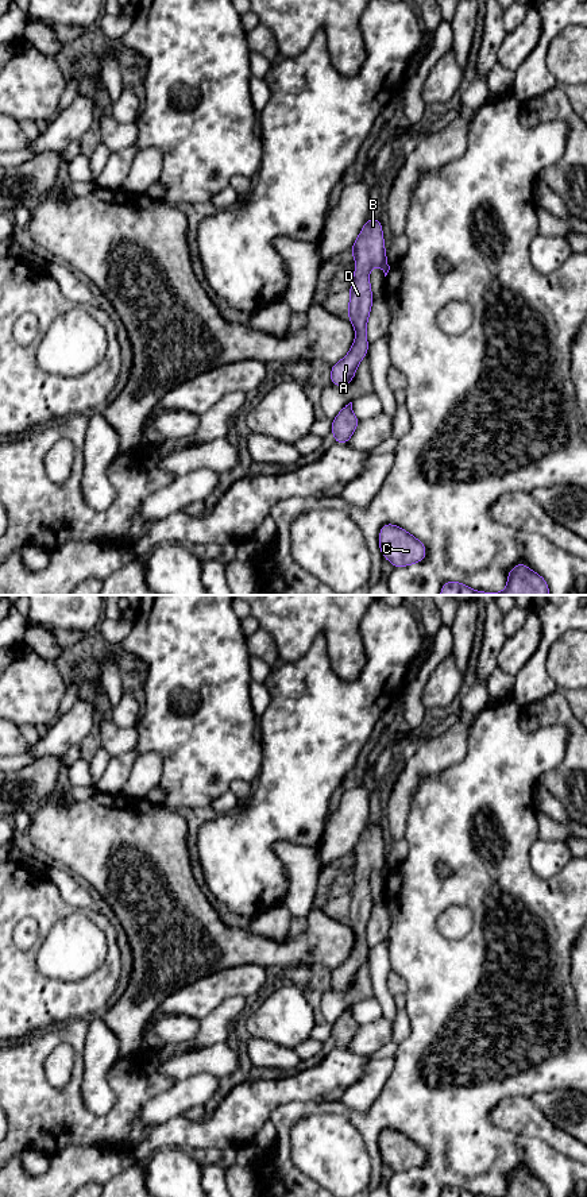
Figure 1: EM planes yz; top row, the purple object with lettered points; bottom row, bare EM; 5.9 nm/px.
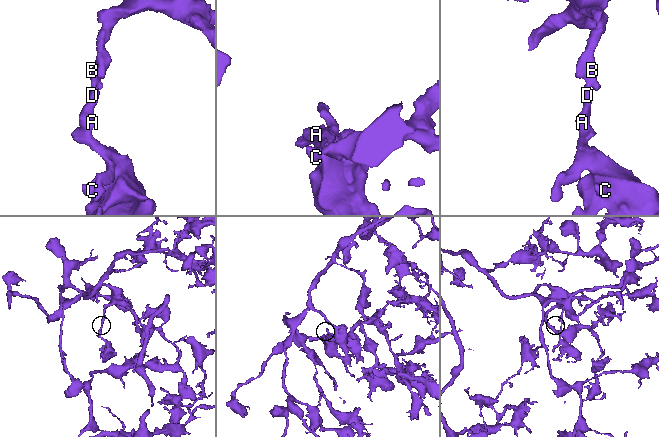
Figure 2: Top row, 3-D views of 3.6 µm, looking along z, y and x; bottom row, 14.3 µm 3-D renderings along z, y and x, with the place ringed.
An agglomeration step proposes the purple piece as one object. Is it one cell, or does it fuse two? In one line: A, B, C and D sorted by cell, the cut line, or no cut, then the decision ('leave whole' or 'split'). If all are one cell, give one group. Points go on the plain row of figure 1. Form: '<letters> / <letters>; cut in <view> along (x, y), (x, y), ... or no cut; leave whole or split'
A B C D; no cut; leave whole

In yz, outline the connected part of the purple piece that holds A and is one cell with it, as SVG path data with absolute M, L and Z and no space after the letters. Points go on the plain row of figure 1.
M367 823L350 857L356 865L356 872L350 892L348 923L355 931L356 941L350 957L332 969L331 988L340 992L350 989L368 955L367 924L374 904L368 876L376 870L383 874L386 881L390 874L379 823Z

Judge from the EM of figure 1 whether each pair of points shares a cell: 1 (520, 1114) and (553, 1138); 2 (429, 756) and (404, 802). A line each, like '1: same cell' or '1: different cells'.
1: same cell
2: same cell

